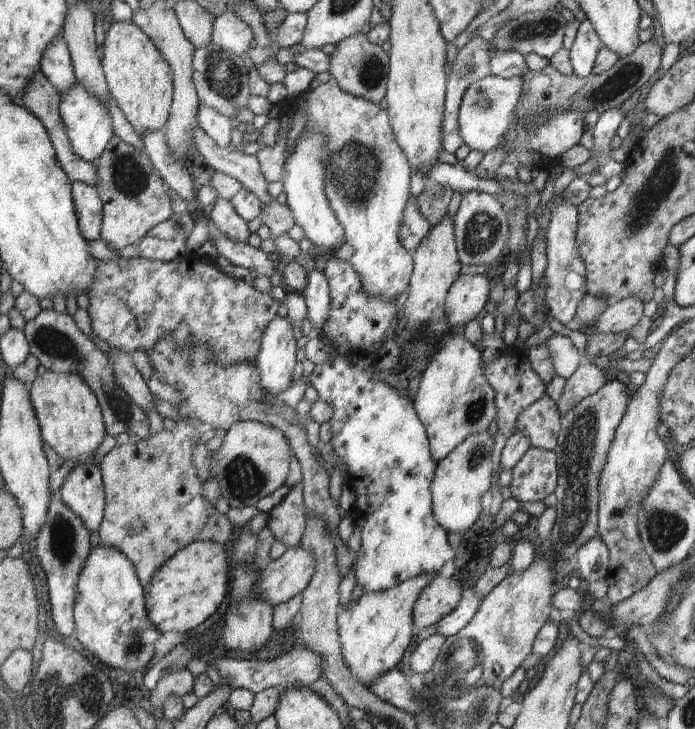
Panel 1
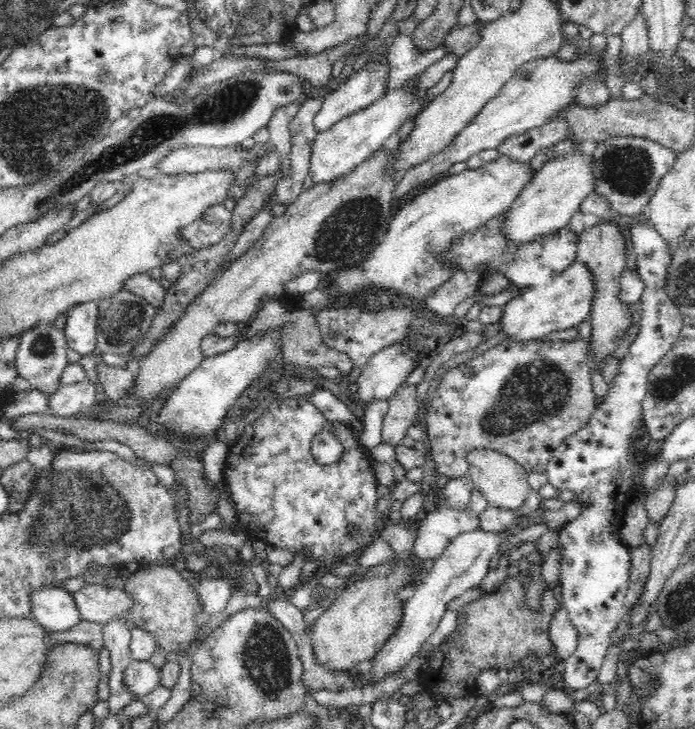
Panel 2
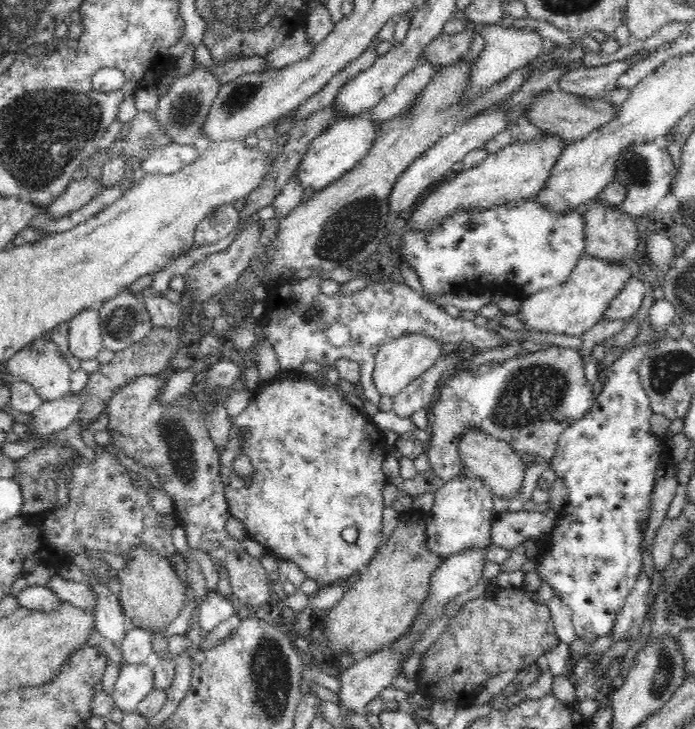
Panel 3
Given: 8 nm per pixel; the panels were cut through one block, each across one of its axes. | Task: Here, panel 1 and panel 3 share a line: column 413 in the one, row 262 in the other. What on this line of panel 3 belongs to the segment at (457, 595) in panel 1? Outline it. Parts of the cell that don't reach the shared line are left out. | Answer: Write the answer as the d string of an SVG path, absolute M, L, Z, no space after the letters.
M598 199L589 203L584 215L586 221L586 246L584 254L593 256L608 263L623 263L632 257L639 242L639 234L643 234L641 226L632 220L630 215L622 208L604 205Z

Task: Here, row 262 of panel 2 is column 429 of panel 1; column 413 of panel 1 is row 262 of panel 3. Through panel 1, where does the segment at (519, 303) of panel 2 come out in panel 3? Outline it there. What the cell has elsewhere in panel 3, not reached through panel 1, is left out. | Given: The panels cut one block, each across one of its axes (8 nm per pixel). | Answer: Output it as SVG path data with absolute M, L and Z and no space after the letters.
M584 254L564 284L522 297L517 314L528 330L581 336L604 317L611 300L622 292L624 284L633 277L636 266L631 259L623 263L608 263Z

